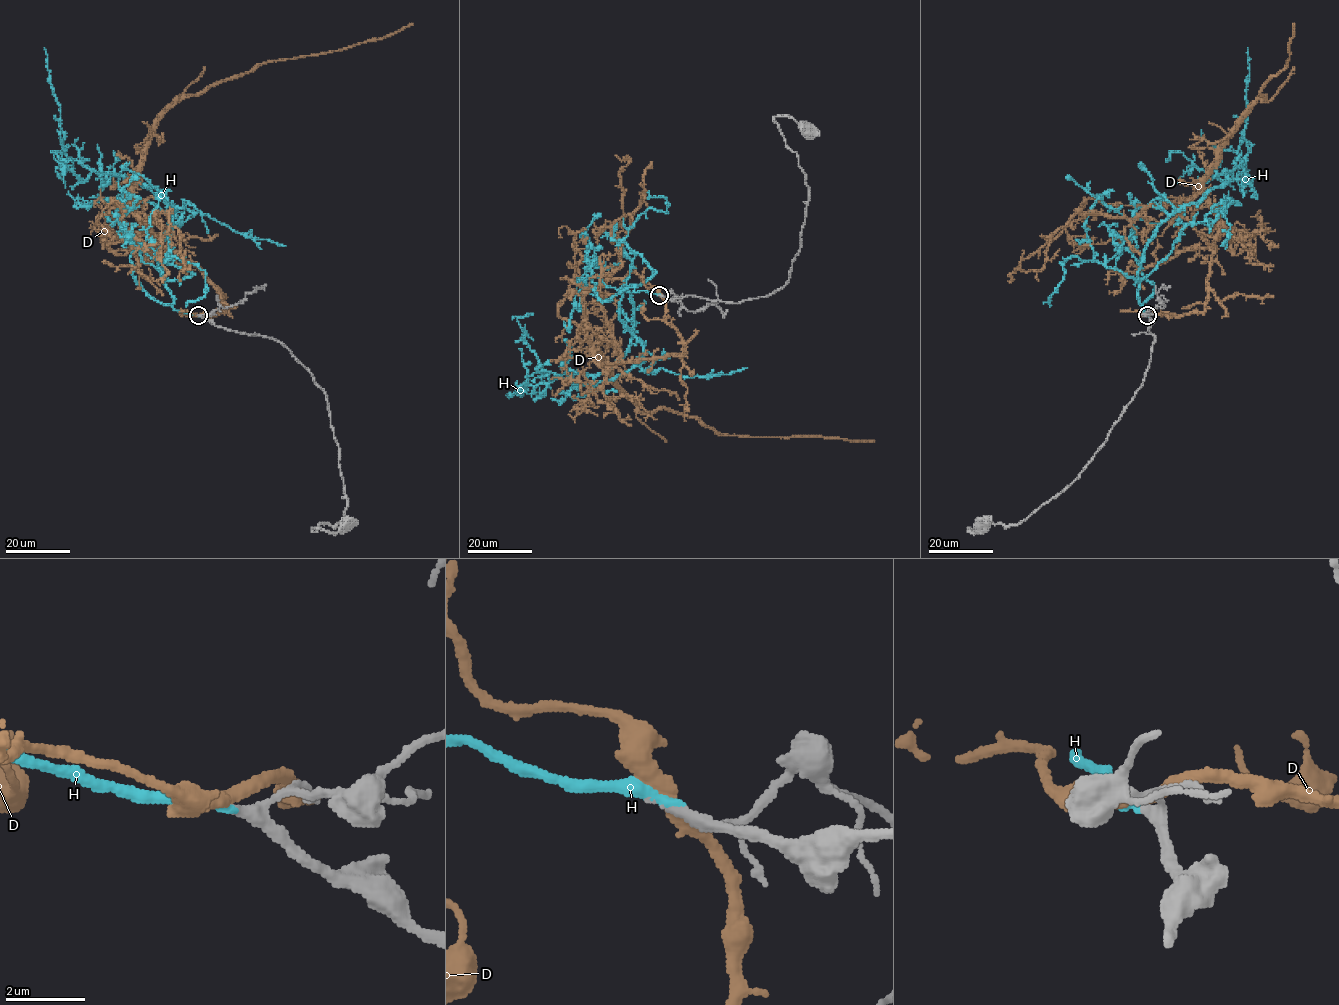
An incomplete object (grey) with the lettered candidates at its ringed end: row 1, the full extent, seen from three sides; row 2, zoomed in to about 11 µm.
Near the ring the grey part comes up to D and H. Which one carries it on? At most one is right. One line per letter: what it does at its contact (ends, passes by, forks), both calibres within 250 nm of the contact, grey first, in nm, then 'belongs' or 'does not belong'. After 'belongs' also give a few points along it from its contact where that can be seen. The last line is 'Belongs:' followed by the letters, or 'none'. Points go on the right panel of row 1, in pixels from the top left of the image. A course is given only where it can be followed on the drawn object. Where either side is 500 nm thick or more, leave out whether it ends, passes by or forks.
D: it passes by | 200/360 nm | does not belong
H: it ends | 200/300 nm | belongs | via (1148, 315), (1137, 292), (1145, 246), (1165, 219), (1220, 187), (1223, 172), (1235, 166), (1247, 119), (1247, 48)
Belongs: H

